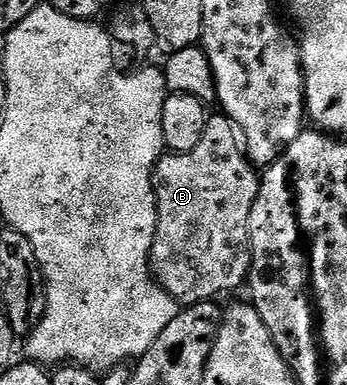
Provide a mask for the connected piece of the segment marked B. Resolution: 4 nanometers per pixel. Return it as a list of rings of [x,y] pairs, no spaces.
[[[218,112],[216,116],[207,117],[204,136],[200,139],[200,144],[192,148],[192,152],[187,154],[175,154],[173,152],[163,153],[162,158],[154,169],[154,194],[158,197],[158,237],[156,239],[156,261],[152,270],[157,280],[172,297],[174,297],[183,307],[194,306],[197,302],[209,302],[217,299],[217,294],[226,294],[229,290],[234,290],[238,285],[245,283],[250,276],[250,265],[252,264],[252,252],[250,251],[250,217],[252,216],[252,204],[256,204],[258,187],[260,185],[260,174],[253,162],[246,157],[244,143],[238,133],[232,119],[225,114]]]

